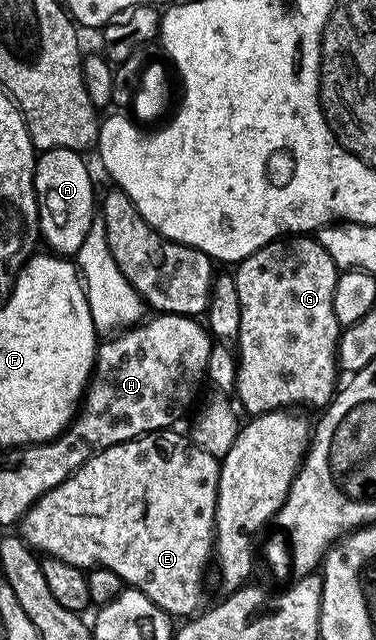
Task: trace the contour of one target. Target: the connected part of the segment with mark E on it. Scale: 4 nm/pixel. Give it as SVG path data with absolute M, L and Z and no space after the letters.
M172 432L146 433L142 437L136 437L126 443L118 443L114 447L106 447L102 452L94 454L85 465L78 467L78 471L74 471L63 483L54 487L54 491L48 491L42 499L38 499L38 503L29 507L19 522L18 533L29 547L44 557L62 559L62 563L70 563L85 571L97 567L114 571L114 575L121 577L125 586L145 593L163 613L176 619L184 619L201 608L200 600L204 597L204 581L200 578L200 573L207 571L208 560L211 562L214 557L216 496L220 478L220 461L214 455L207 454L206 451L193 444L184 433L182 435Z

